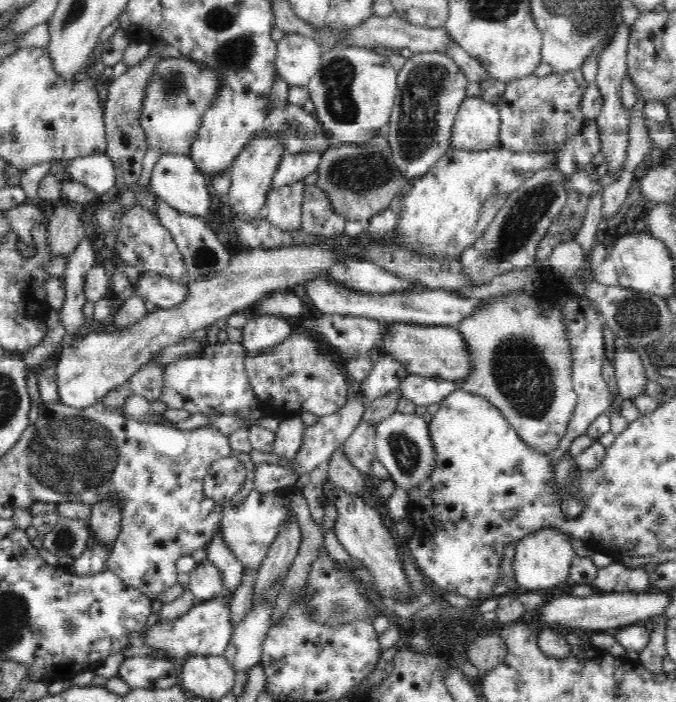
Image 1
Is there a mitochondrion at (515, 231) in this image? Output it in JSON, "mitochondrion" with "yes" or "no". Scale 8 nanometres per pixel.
{"mitochondrion":"yes"}

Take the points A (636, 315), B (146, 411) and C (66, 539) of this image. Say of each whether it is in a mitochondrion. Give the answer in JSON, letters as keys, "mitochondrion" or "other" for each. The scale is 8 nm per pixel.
{"A":"mitochondrion","B":"other","C":"mitochondrion"}

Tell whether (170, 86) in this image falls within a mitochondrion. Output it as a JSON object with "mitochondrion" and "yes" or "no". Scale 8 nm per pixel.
{"mitochondrion":"yes"}

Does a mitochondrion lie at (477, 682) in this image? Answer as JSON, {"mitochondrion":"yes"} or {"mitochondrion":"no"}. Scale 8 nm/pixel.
{"mitochondrion":"no"}

